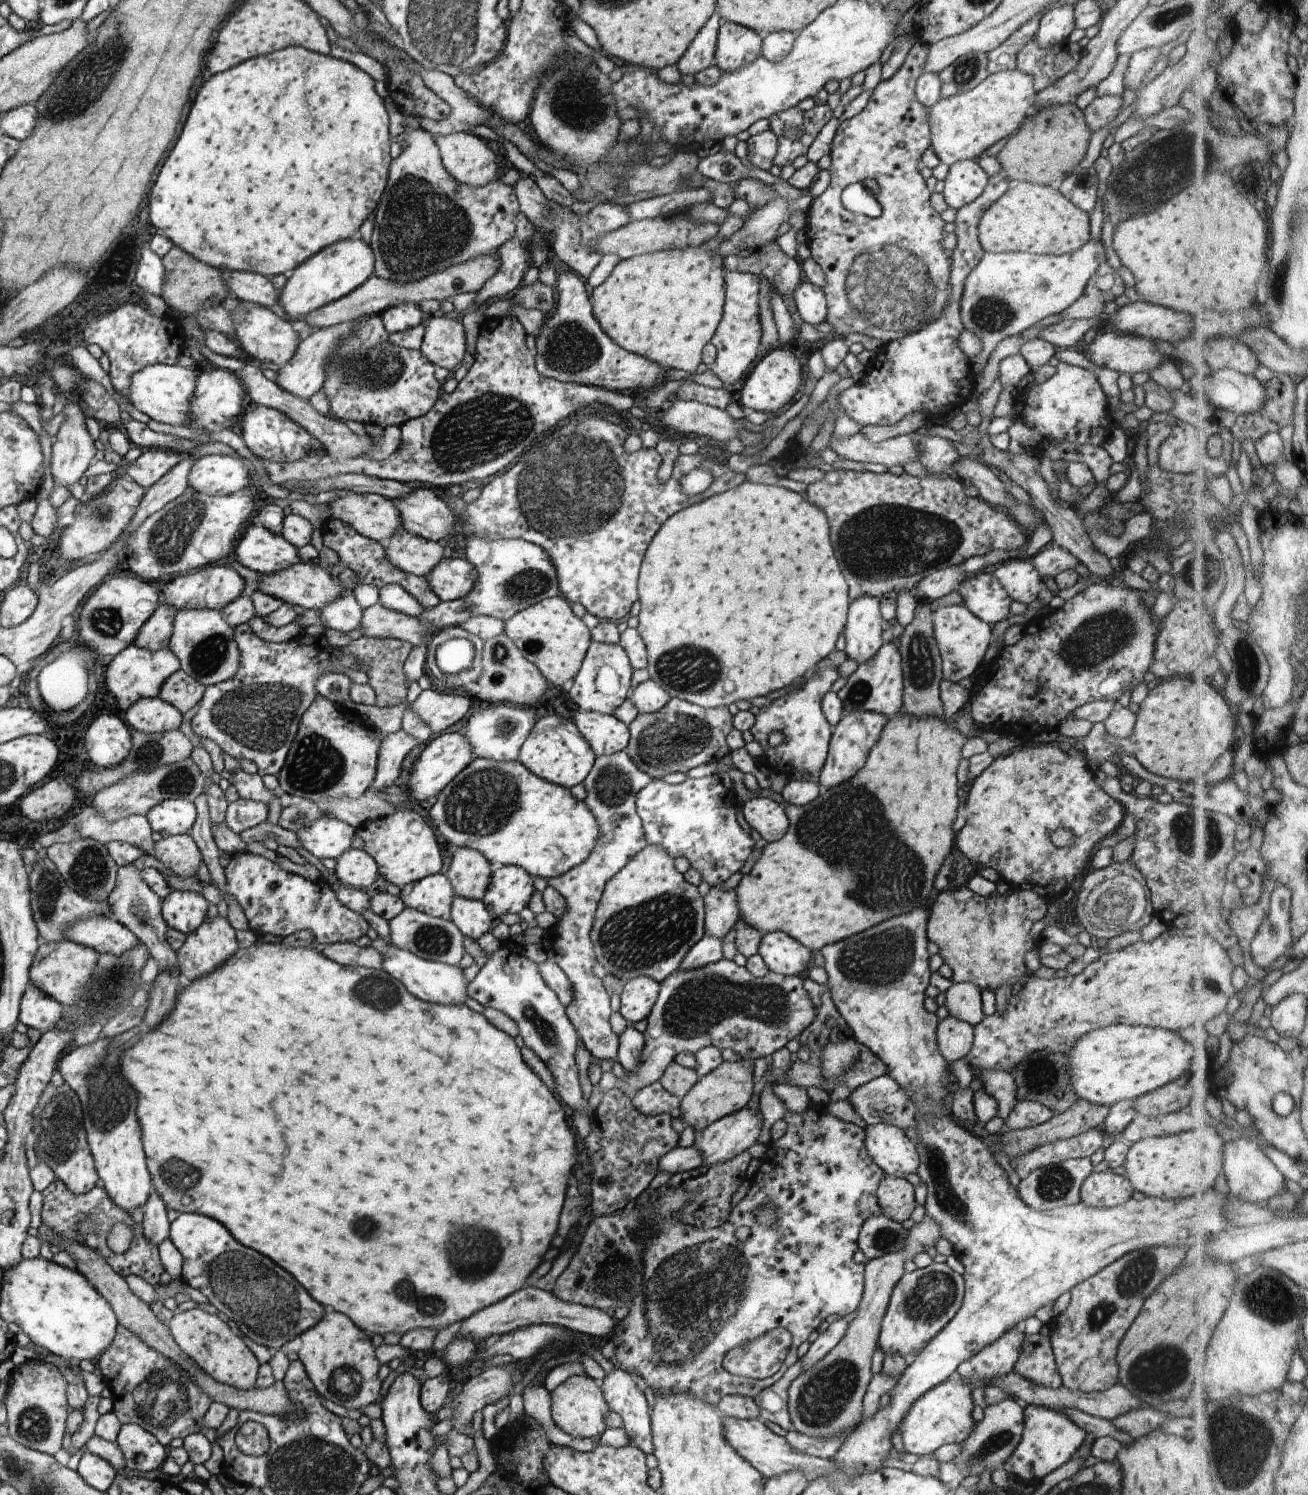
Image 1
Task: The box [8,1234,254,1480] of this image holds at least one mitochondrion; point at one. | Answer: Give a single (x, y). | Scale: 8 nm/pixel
(161, 1400)

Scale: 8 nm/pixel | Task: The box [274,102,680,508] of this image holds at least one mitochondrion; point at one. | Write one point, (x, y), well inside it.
(420, 226)

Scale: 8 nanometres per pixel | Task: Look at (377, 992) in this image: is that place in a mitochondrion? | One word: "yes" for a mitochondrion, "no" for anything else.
yes

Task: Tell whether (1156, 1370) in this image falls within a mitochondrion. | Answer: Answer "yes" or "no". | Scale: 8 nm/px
yes

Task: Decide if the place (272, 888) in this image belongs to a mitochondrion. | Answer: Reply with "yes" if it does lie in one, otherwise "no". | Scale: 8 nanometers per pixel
yes

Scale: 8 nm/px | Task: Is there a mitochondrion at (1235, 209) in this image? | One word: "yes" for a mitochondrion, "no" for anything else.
no

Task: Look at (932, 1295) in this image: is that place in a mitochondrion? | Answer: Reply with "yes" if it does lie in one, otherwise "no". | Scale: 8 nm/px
yes

